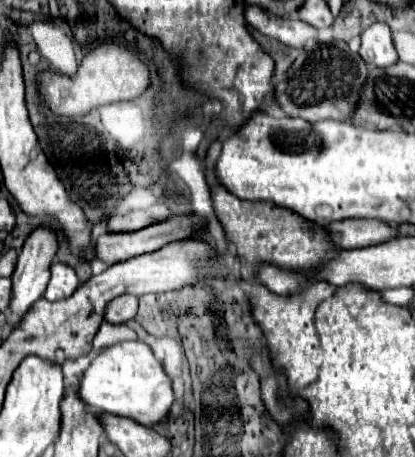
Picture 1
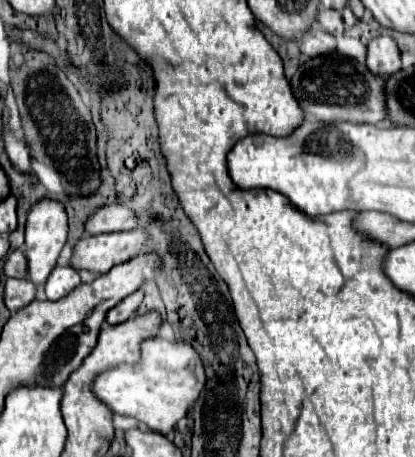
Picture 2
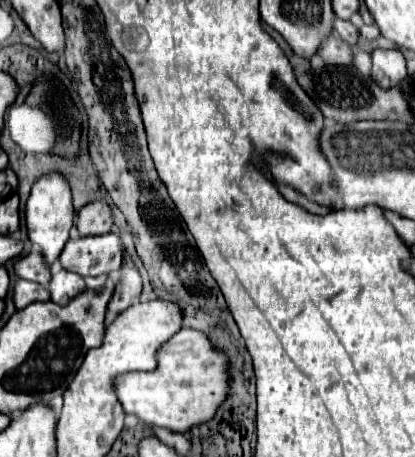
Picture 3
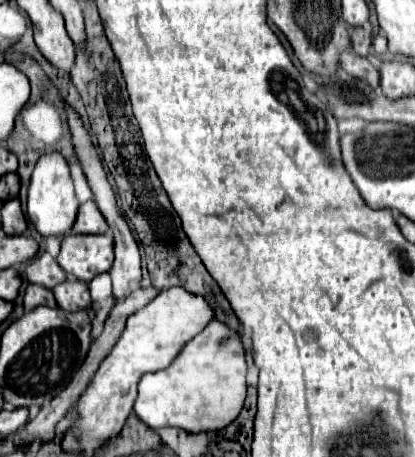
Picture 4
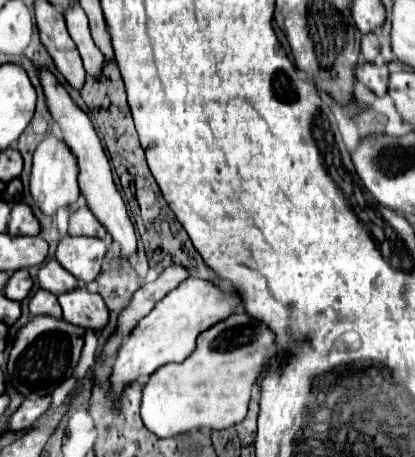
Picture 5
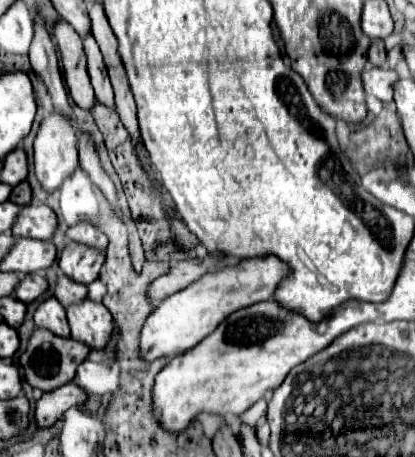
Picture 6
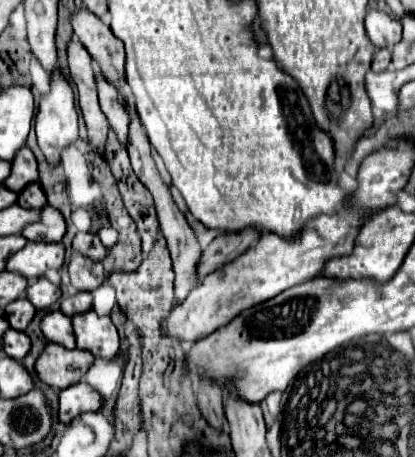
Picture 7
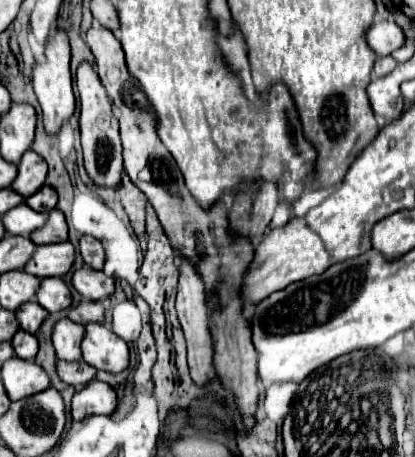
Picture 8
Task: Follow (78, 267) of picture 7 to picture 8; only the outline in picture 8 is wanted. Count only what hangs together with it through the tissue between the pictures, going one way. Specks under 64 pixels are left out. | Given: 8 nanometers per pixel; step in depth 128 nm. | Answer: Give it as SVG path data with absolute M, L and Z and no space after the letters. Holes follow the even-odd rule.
M80 268L72 276L72 286L86 300L100 300L102 296L110 296L114 292L114 278L106 276L94 268Z

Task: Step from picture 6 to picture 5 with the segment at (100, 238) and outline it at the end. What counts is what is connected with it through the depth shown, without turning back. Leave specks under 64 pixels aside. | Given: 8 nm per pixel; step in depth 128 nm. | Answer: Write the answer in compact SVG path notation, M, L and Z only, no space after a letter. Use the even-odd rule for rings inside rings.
M82 206L72 212L68 234L72 236L98 236L102 224L96 220L96 216L90 212L88 206Z

